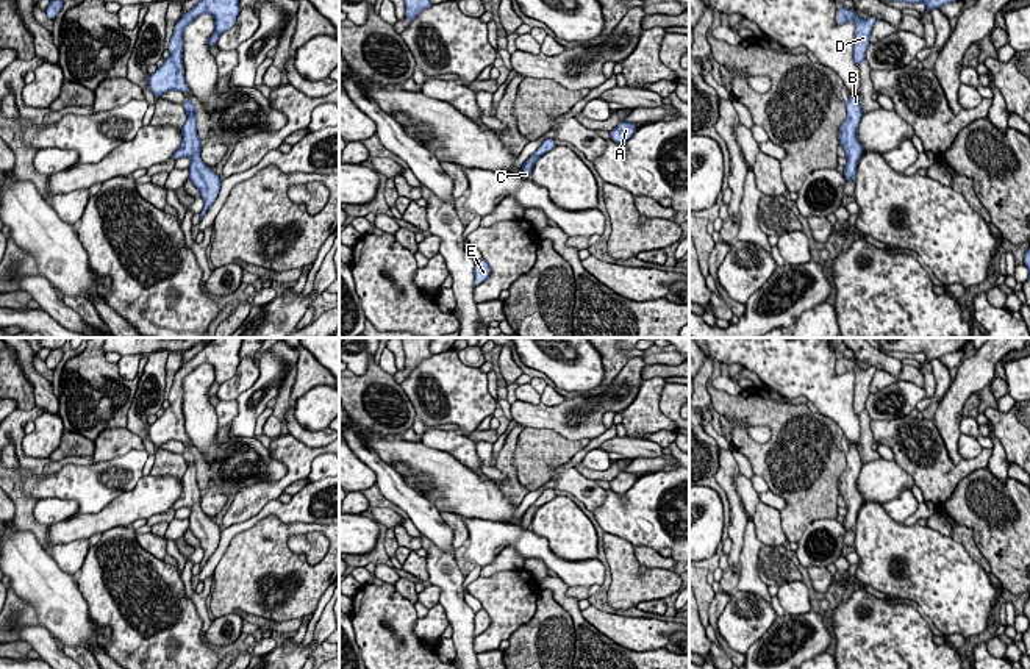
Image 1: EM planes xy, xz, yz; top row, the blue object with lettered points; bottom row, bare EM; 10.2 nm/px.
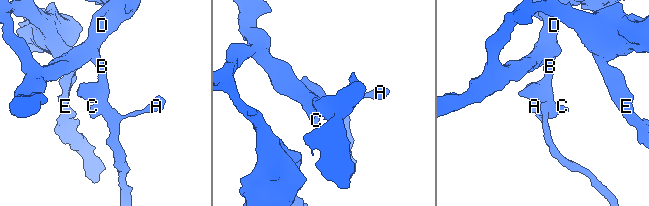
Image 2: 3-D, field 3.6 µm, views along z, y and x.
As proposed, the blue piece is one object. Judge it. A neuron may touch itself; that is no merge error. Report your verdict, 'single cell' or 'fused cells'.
single cell

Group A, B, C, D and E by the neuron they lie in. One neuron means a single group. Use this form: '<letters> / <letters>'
A B C D E

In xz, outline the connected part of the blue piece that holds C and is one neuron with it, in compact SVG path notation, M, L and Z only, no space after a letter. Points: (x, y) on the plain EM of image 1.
M545 489L541 497L524 513L520 527L530 528L535 513L539 510L541 505L550 502L555 497L555 489Z

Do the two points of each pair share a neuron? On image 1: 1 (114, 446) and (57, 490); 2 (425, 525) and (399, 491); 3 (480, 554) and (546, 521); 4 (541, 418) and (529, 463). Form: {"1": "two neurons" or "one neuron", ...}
{"1": "two neurons", "2": "one neuron", "3": "two neurons", "4": "two neurons"}

